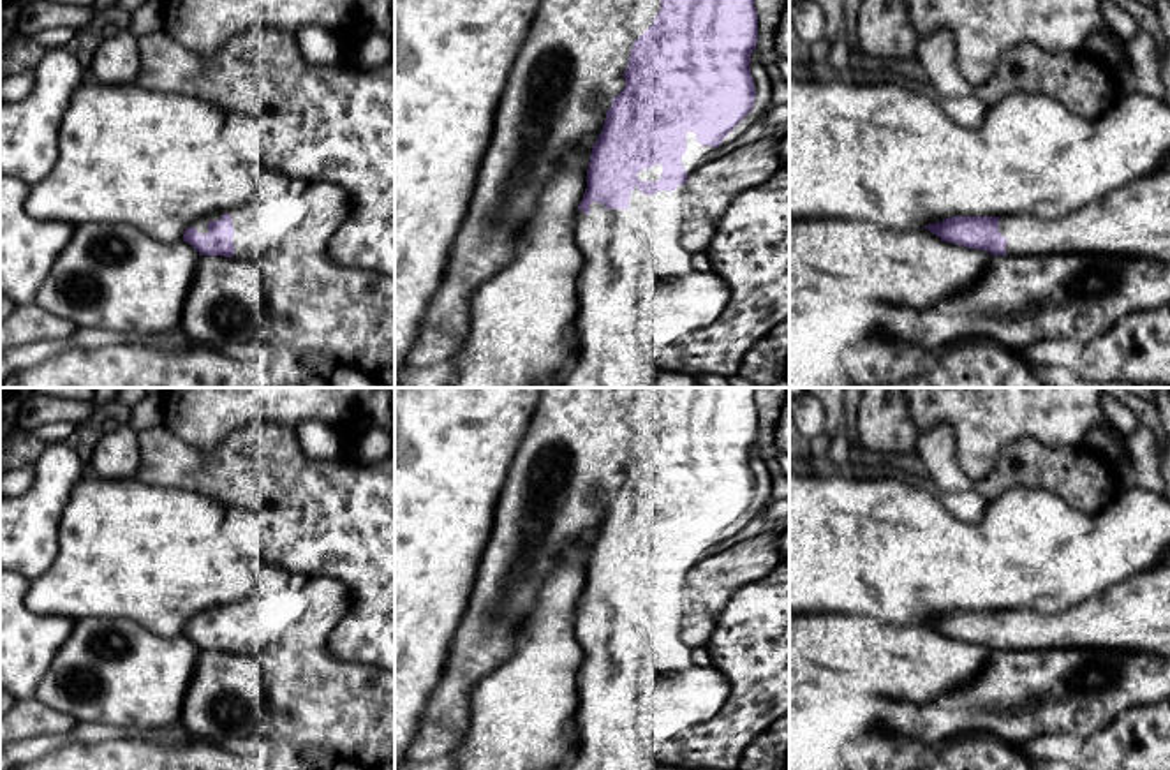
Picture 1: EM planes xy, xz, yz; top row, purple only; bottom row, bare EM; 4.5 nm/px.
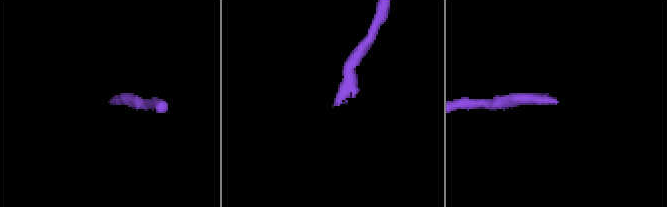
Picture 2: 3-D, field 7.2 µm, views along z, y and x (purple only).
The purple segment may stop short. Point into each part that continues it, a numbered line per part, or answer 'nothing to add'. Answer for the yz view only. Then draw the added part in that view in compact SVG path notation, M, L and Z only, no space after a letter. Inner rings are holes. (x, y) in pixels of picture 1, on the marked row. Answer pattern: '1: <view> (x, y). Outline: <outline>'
1: yz (1133, 221). Outline: M1170 153L1151 174L1063 218L1001 215L1006 255L1096 254L1170 264Z

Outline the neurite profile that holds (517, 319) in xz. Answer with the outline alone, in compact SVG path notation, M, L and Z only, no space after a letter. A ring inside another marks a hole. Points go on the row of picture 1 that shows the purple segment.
M583 141L562 157L516 240L513 261L472 292L469 331L456 352L456 377L449 388L555 388L569 356L566 329L578 315L578 277L585 255L576 245L574 227L590 153L592 144Z

